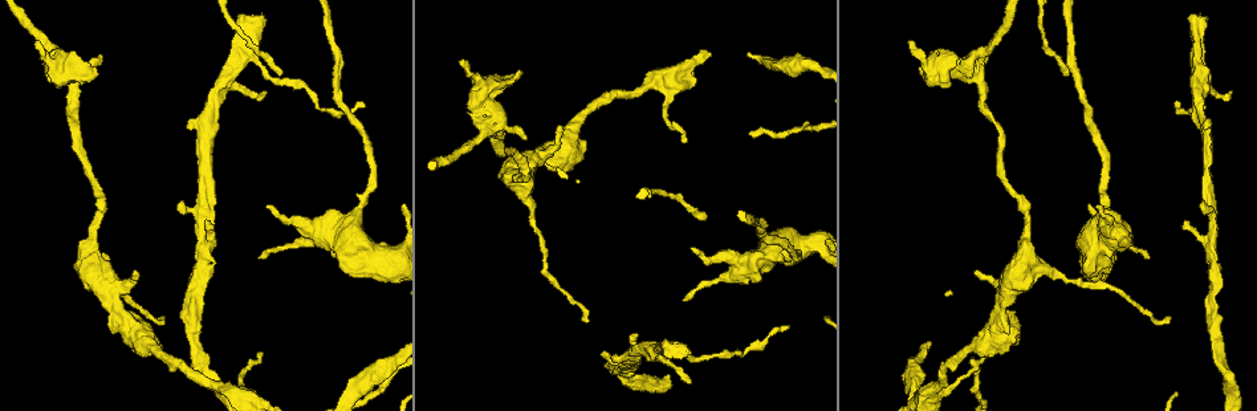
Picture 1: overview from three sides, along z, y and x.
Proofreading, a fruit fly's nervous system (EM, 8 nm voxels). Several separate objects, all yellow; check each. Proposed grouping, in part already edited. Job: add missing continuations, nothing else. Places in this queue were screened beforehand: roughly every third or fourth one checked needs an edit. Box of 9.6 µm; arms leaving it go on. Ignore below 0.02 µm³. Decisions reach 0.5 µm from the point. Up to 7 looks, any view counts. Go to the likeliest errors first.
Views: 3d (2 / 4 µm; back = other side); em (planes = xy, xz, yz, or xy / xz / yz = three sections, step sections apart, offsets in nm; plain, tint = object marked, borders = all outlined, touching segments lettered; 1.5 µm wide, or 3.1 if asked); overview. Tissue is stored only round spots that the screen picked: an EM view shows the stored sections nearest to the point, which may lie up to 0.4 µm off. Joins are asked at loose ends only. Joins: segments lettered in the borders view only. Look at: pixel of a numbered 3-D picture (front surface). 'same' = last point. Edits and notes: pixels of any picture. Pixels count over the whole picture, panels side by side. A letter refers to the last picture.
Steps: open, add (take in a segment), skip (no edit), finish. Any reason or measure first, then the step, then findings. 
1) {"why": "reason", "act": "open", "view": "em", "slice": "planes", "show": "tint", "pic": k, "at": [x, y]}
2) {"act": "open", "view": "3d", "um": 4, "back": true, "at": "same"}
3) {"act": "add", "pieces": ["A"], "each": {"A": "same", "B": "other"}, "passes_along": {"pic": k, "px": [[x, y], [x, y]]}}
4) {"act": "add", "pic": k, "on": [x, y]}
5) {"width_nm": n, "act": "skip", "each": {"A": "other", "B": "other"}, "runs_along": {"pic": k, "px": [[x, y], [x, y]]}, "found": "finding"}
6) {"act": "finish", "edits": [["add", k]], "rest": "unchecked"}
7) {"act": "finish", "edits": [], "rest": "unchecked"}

{"why": "tapers out", "act": "open", "view": "3d", "um": 2, "pic": 1, "at": [259, 352]}

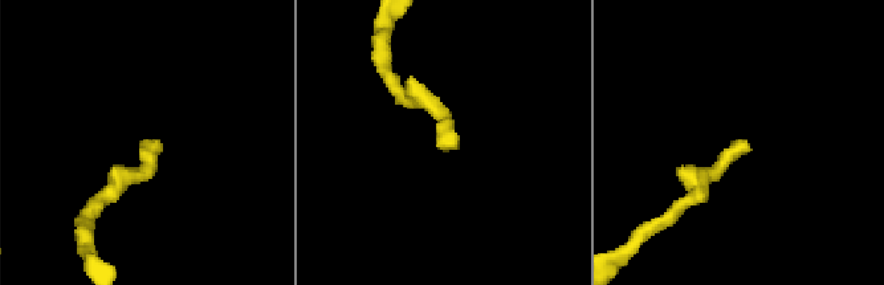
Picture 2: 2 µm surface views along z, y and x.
{"why": "need the tissue", "act": "open", "view": "em", "slice": "xz", "step": 8, "show": "tint", "pic": 2, "at": [746, 144]}

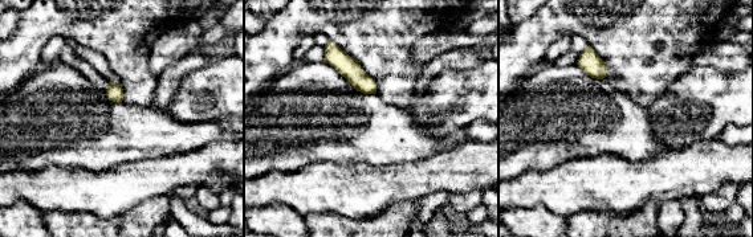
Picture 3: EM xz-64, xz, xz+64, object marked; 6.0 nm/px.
{"why": "another direction", "act": "open", "view": "em", "slice": "planes", "show": "borders", "at": "same"}

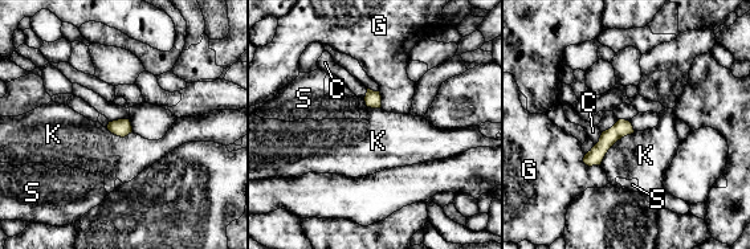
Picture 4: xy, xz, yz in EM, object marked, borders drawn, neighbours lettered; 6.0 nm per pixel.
{"longest_contact_nm": ["K", 300], "act": "skip", "each": {"C": "other", "G": "other", "K": "other", "S": "other"}, "runs_along": {"pic": 4, "px": [[628, 126], [622, 127], [587, 160]]}, "found": "no lettered segment goes on from it"}

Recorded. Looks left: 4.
{"why": "free end", "act": "open", "view": "3d", "um": 4, "pic": 1, "at": [613, 357]}

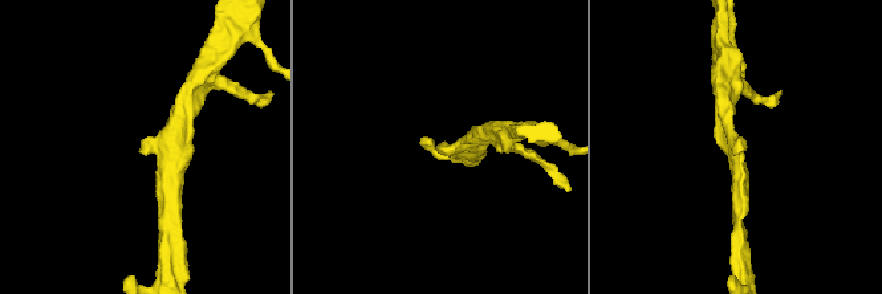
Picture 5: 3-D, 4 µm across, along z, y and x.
{"act": "open", "view": "em", "slice": "planes", "show": "tint", "pic": 5, "at": [141, 153]}

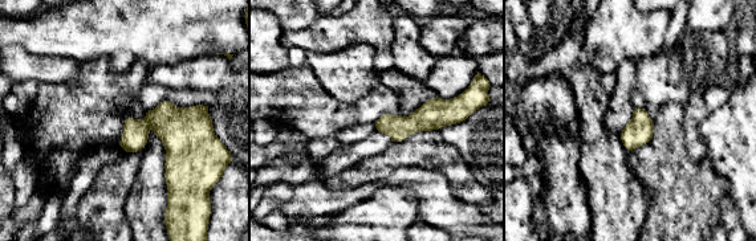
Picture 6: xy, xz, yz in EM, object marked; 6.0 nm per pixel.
{"act": "open", "view": "em", "slice": "planes", "show": "borders", "at": "same"}

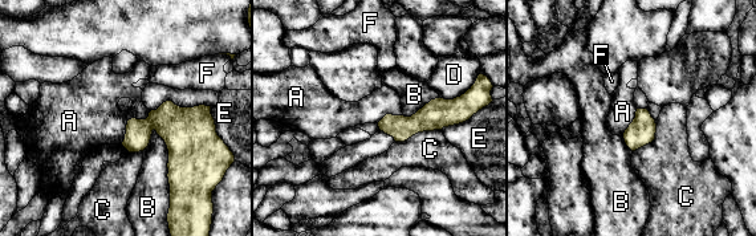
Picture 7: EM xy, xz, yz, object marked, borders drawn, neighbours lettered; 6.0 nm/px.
{"width_nm": 130, "act": "skip", "each": {"A": "other", "B": "other", "C": "other", "D": "other", "E": "other", "F": "other"}, "border": {"pic": 7, "px": [[151, 110], [127, 121], [121, 143]]}, "found": "no lettered segment goes on from it"}

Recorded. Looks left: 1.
{"act": "finish", "edits": [], "rest": "unchecked"}

